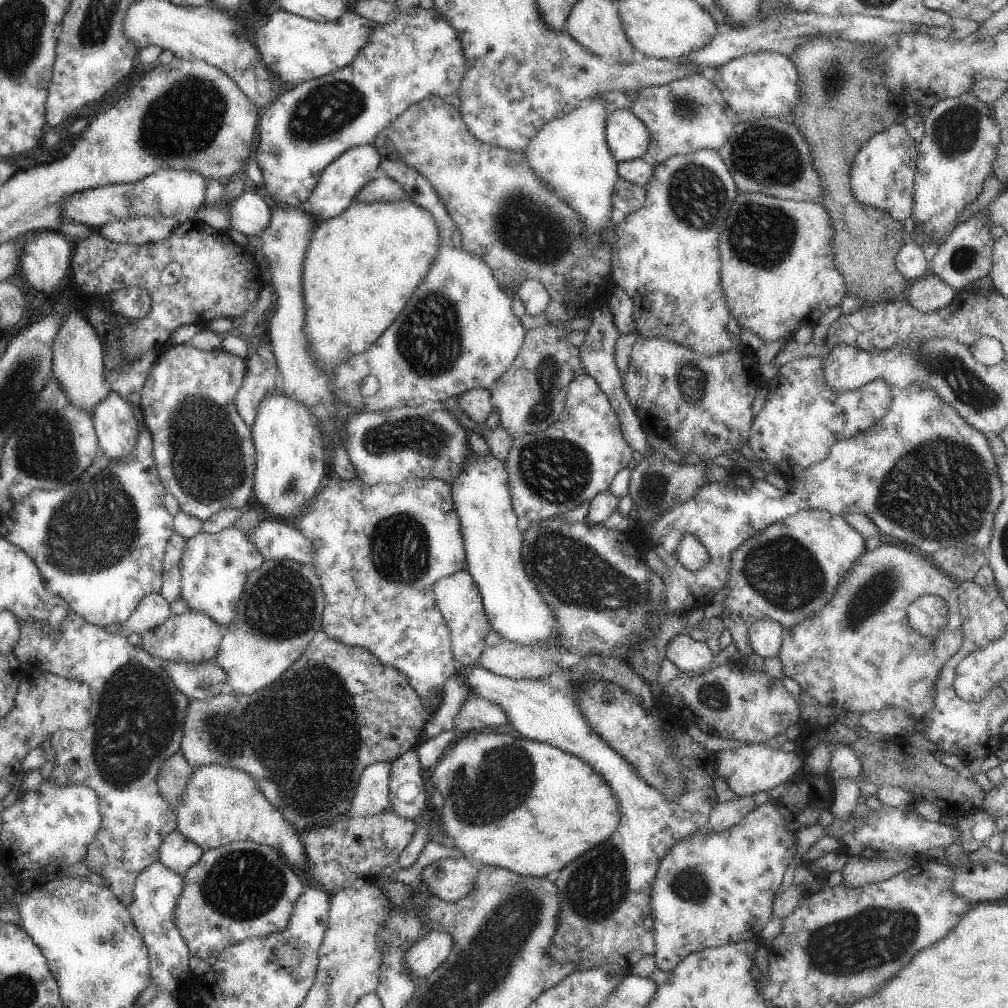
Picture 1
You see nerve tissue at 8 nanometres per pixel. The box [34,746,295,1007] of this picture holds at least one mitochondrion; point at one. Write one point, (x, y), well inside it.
(241, 885)

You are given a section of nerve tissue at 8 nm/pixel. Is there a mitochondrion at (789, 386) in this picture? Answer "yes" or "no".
no

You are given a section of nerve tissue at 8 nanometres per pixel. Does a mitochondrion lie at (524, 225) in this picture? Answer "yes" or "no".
yes

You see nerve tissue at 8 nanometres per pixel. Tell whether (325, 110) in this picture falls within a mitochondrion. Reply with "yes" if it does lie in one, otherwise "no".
yes

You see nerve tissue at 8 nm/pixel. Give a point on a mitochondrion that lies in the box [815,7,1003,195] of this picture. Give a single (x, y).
(955, 132)

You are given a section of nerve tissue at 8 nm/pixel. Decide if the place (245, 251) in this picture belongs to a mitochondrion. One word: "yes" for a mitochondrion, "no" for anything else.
no

